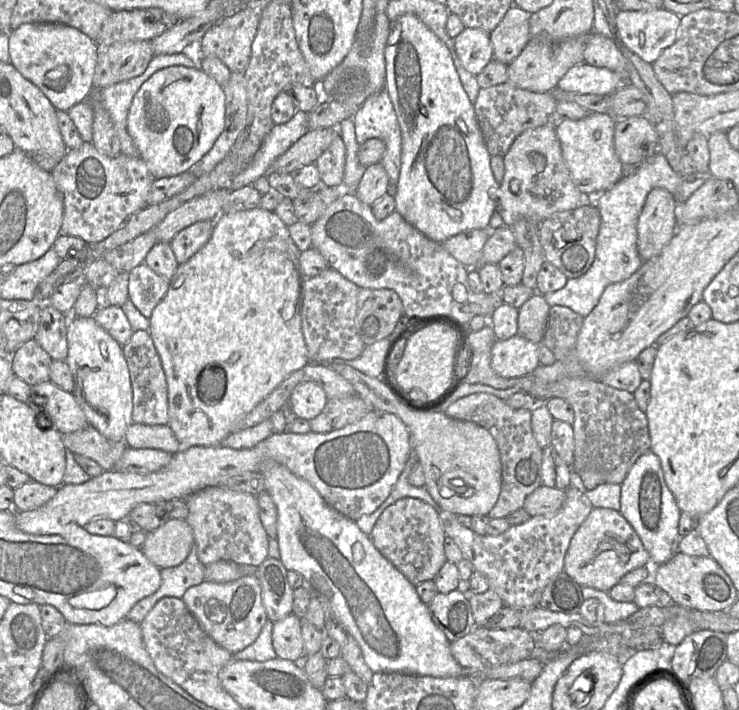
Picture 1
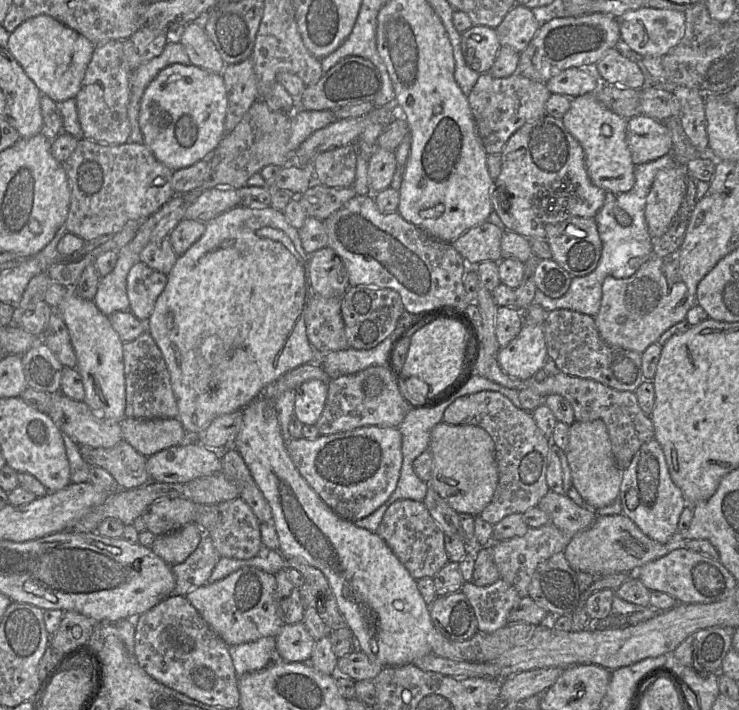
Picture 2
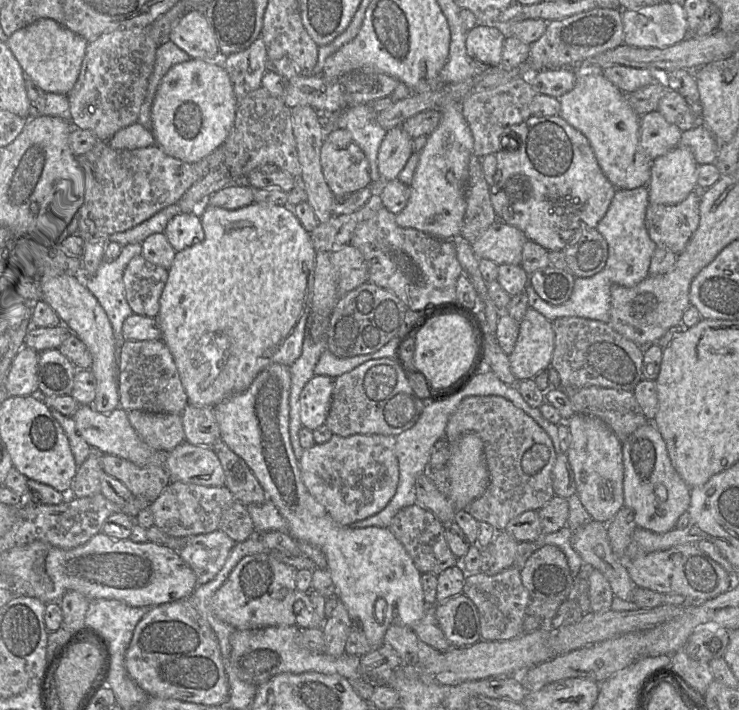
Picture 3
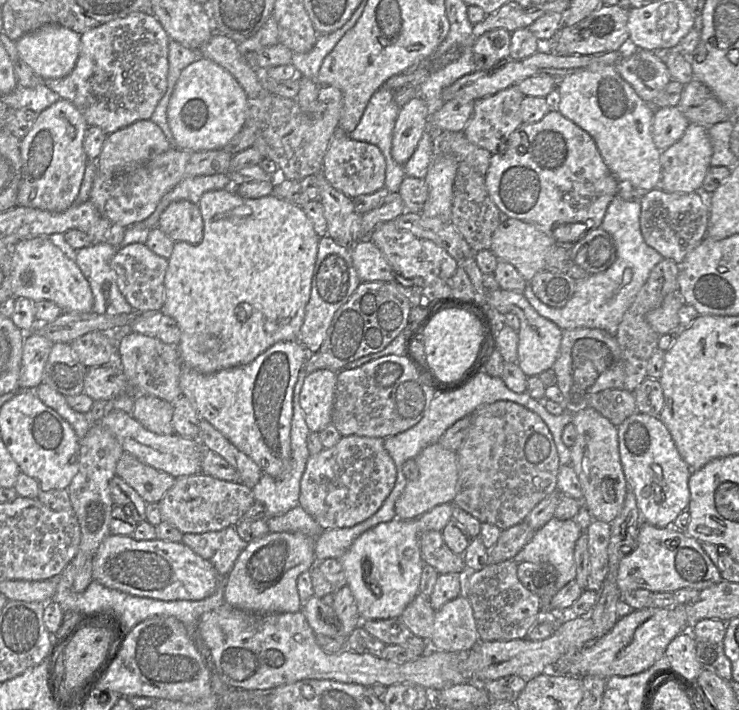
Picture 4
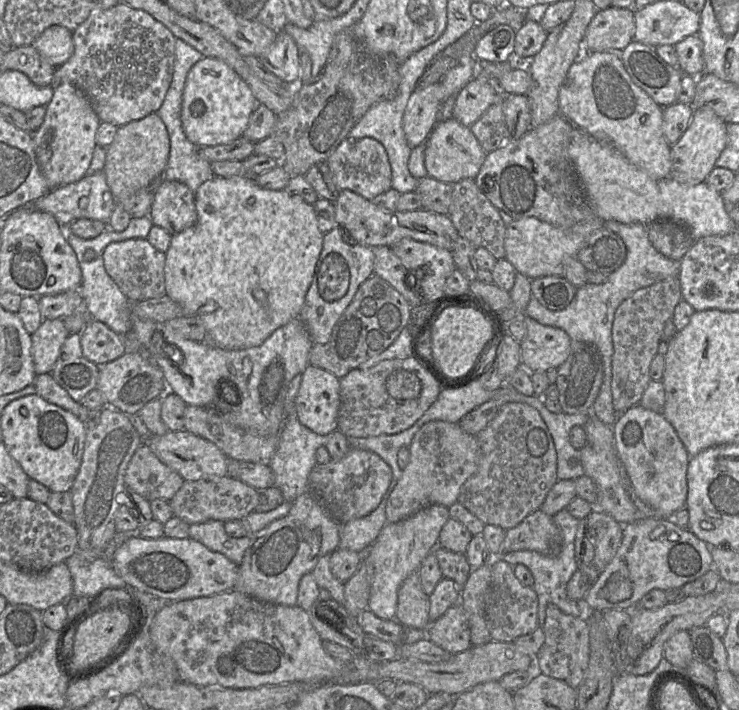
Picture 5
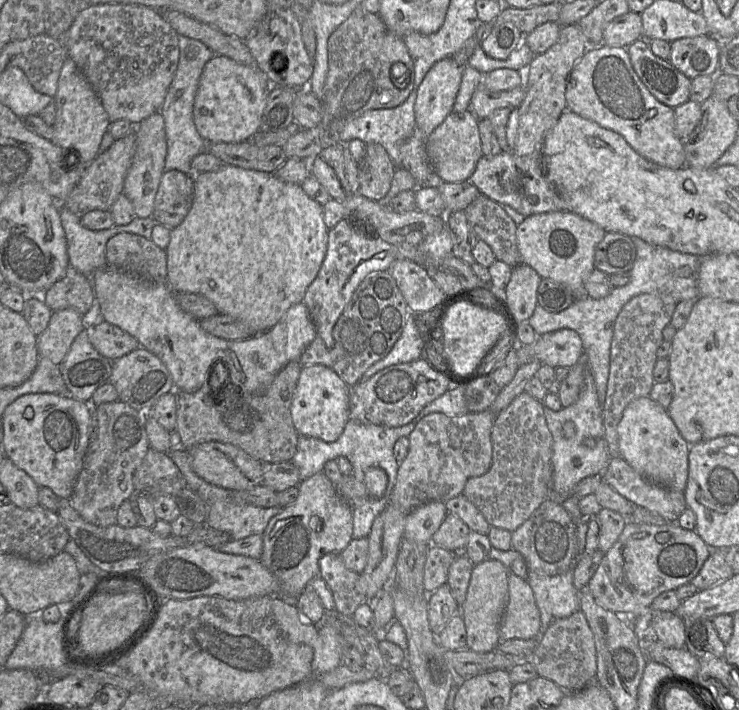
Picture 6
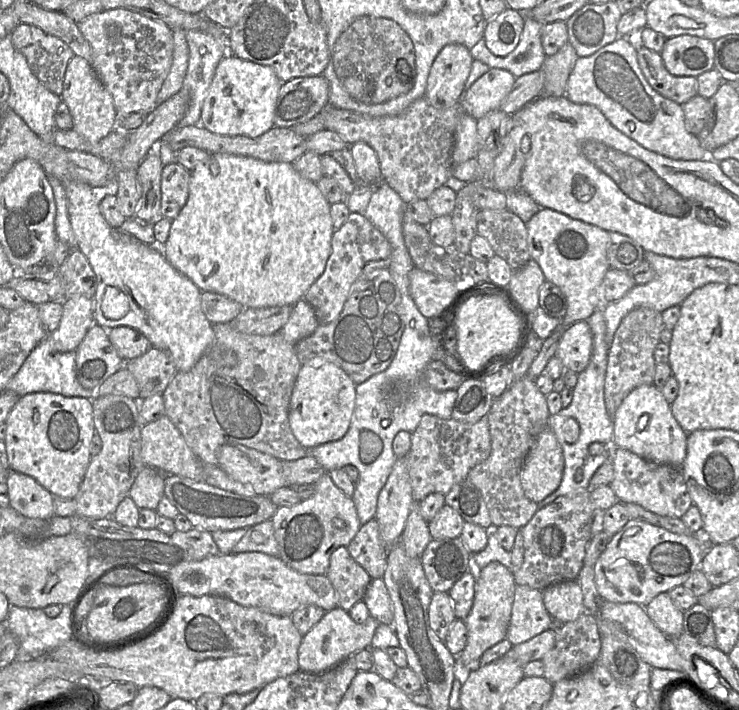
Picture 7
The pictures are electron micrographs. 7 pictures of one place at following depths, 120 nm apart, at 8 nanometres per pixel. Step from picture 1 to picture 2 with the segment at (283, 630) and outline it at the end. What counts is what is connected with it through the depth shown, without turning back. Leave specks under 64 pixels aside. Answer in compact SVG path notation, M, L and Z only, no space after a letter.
M303 623L285 624L275 637L276 658L279 661L306 663L315 643Z

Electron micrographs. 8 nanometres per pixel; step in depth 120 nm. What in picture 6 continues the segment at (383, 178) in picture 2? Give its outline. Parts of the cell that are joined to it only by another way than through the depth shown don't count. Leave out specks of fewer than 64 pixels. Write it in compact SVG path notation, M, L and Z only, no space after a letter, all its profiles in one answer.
M451 57L444 58L431 67L420 84L414 106L415 120L417 128L427 135L427 138L453 111L462 80L463 67L458 65Z

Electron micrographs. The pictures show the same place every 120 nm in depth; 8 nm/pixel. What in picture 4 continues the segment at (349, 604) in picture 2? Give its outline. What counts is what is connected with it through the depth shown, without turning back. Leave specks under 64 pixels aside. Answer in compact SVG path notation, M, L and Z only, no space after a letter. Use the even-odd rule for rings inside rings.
M298 340L280 341L243 366L204 374L183 366L180 375L182 396L186 397L201 419L207 420L238 450L250 457L263 474L279 478L292 468L290 430L293 416L293 392L309 352ZM453 502L439 504L431 510L413 519L394 518L382 522L363 532L354 540L349 549L339 558L358 606L361 620L379 620L398 618L420 591L420 580L425 562L421 556L420 536L428 530L442 531L452 518Z

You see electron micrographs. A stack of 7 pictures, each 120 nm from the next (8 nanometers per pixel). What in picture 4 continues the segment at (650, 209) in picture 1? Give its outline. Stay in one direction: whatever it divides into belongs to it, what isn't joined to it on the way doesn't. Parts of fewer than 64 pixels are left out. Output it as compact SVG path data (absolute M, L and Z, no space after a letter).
M690 123L683 136L672 146L661 152L661 182L659 188L669 193L692 193L701 191L713 154L708 129Z

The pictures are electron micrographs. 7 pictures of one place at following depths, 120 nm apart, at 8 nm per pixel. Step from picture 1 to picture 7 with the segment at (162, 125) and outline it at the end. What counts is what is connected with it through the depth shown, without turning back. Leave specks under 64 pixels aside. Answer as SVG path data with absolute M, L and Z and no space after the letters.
M226 54L218 63L201 107L199 125L224 136L258 137L272 127L282 82L269 66Z

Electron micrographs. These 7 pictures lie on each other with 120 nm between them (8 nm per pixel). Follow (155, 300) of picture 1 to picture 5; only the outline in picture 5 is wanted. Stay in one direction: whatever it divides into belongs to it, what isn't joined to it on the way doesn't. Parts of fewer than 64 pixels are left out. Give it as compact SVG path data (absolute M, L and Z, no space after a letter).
M132 238L112 242L105 248L103 259L106 272L132 303L166 295L164 277L166 254L153 247L147 239Z

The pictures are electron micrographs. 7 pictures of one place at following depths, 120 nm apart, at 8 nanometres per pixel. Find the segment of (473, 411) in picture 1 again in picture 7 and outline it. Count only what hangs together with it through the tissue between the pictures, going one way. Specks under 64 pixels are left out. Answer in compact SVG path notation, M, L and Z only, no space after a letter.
M524 376L493 400L487 414L491 438L489 457L471 468L467 478L480 491L488 508L493 527L524 527L539 510L538 503L526 497L520 472L538 435L548 427L550 413L546 396L538 389L535 379Z

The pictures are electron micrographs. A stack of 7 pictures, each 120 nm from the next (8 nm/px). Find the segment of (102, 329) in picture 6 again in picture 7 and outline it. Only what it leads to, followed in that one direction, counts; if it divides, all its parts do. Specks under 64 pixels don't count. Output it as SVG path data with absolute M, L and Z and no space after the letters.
M119 326L108 329L107 335L124 362L142 356L152 347L142 333L130 327Z

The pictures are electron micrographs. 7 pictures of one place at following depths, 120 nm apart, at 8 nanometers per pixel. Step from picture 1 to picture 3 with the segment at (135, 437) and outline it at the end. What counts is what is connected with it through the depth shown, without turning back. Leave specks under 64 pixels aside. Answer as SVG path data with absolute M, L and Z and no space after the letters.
M141 410L128 411L128 419L139 437L151 448L169 452L185 442L181 415L150 413Z

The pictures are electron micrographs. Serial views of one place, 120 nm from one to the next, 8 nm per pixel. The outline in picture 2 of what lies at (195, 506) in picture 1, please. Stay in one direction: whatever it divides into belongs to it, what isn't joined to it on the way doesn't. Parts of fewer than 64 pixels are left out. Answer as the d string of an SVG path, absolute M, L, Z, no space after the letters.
M240 497L217 504L219 518L208 534L221 557L250 559L262 547L260 522Z

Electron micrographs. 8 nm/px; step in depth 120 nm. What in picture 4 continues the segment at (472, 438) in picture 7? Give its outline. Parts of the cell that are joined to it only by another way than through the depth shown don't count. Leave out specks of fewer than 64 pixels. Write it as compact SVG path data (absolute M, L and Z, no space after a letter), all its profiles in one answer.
M435 443L425 447L415 457L415 461L419 468L419 476L415 480L408 480L395 504L396 518L402 520L419 517L439 504L451 503L456 496L459 478L456 451Z

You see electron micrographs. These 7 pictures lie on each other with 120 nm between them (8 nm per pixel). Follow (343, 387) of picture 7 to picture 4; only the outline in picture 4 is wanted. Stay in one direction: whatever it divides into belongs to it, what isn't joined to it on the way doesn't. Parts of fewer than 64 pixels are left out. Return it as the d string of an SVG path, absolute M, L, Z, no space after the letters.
M319 369L304 379L300 392L300 405L311 432L319 433L331 424L338 372Z

